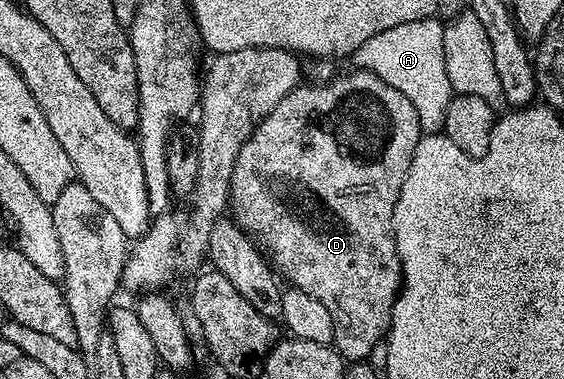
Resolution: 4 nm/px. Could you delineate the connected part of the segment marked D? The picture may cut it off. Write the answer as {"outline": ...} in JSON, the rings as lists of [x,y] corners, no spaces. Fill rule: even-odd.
{"outline":[[[352,70],[346,75],[334,74],[332,79],[313,85],[317,87],[298,85],[293,88],[291,93],[287,93],[287,97],[283,97],[271,110],[266,111],[265,118],[258,122],[257,126],[253,128],[253,132],[250,133],[249,140],[237,151],[229,181],[227,203],[231,208],[232,218],[238,226],[259,240],[260,246],[267,252],[268,258],[271,260],[272,266],[279,272],[280,278],[282,280],[285,278],[284,282],[290,287],[303,289],[303,293],[315,297],[315,301],[323,301],[327,313],[331,313],[331,325],[335,325],[332,346],[339,352],[342,359],[365,361],[368,360],[377,343],[386,338],[389,322],[393,316],[393,303],[401,289],[401,262],[393,240],[393,210],[403,181],[407,177],[411,157],[423,132],[415,106],[403,93],[399,93],[397,89],[387,85],[387,82],[380,80],[371,71]]]}

